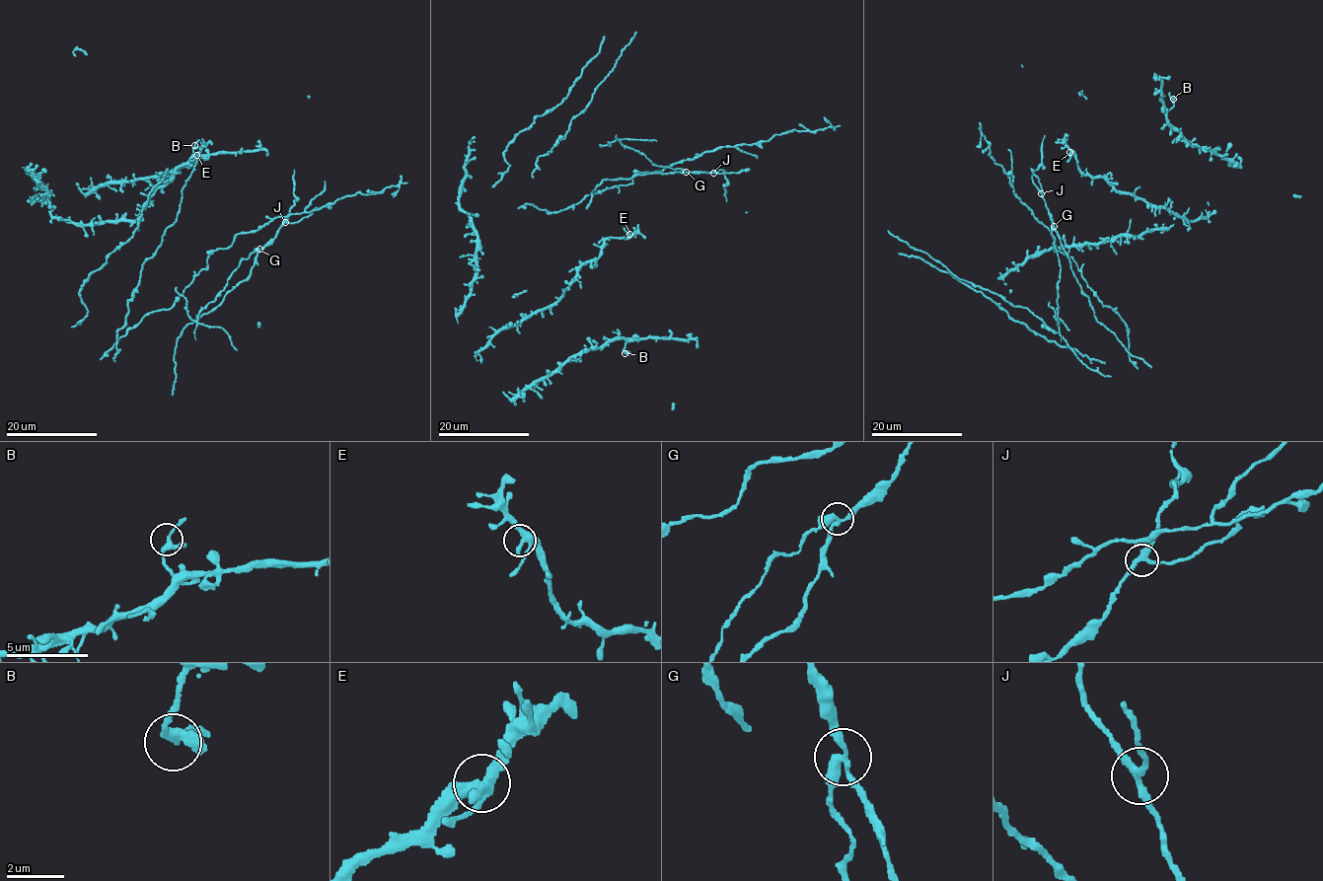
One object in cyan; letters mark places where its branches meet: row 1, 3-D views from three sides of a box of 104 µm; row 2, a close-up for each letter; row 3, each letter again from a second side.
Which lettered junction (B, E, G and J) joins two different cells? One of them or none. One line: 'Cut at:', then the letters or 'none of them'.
Cut at: G

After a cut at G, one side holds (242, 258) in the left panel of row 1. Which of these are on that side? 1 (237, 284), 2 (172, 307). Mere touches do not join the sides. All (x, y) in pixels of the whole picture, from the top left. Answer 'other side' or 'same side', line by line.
1: other side
2: other side

